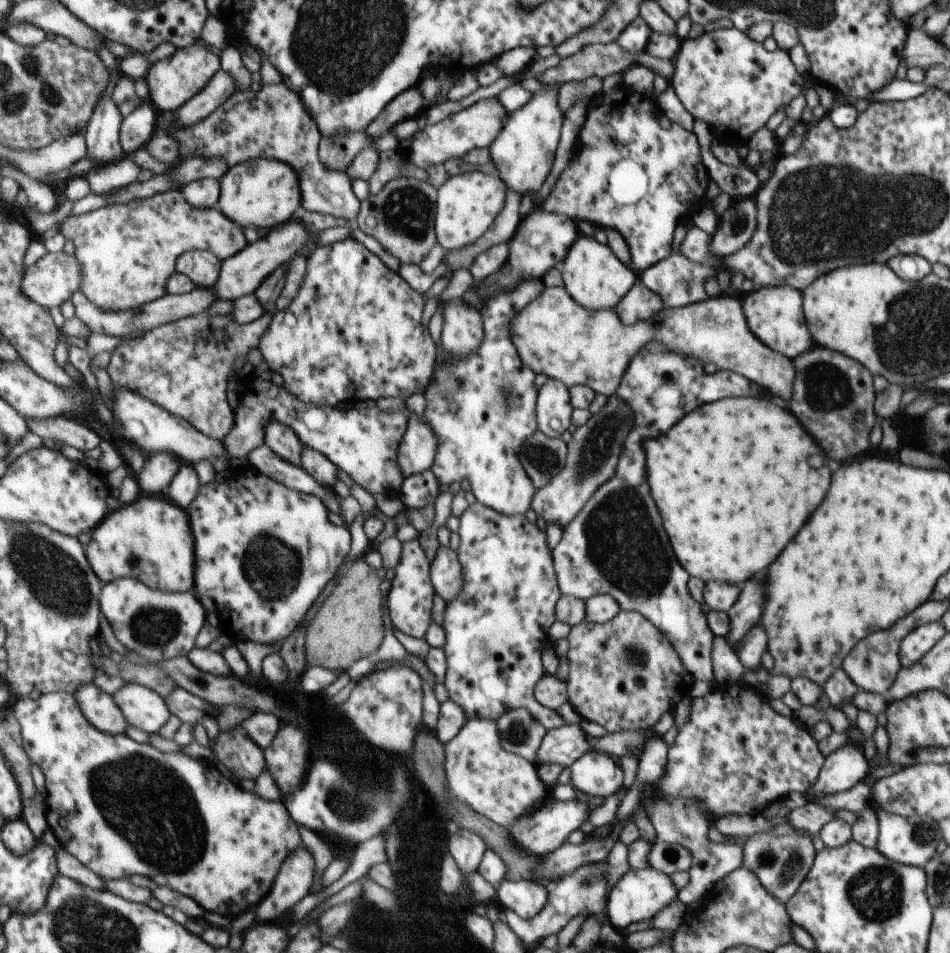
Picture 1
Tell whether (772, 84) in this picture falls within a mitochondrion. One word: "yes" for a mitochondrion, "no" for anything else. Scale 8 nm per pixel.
no

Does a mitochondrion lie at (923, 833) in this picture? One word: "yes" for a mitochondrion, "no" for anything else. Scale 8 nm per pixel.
yes

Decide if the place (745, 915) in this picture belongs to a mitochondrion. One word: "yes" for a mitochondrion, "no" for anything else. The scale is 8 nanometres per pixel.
yes

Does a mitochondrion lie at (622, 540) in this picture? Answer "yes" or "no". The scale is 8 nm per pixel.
yes

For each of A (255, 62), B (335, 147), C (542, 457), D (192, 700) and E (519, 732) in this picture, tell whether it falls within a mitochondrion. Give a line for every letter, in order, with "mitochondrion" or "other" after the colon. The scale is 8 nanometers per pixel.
A: other
B: other
C: mitochondrion
D: other
E: mitochondrion

